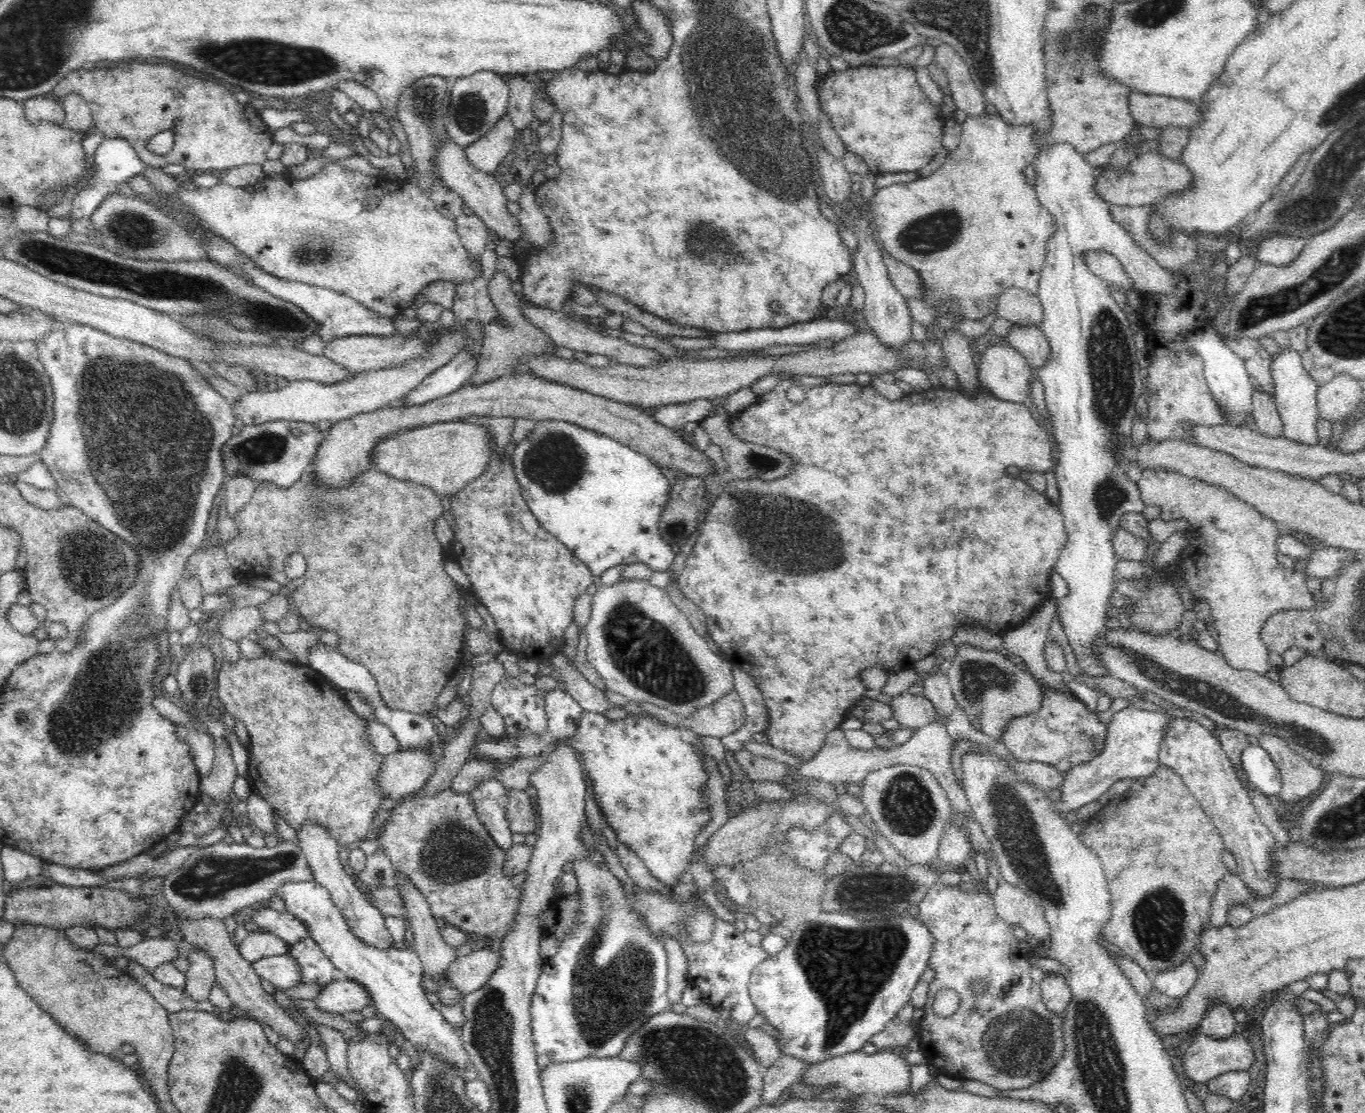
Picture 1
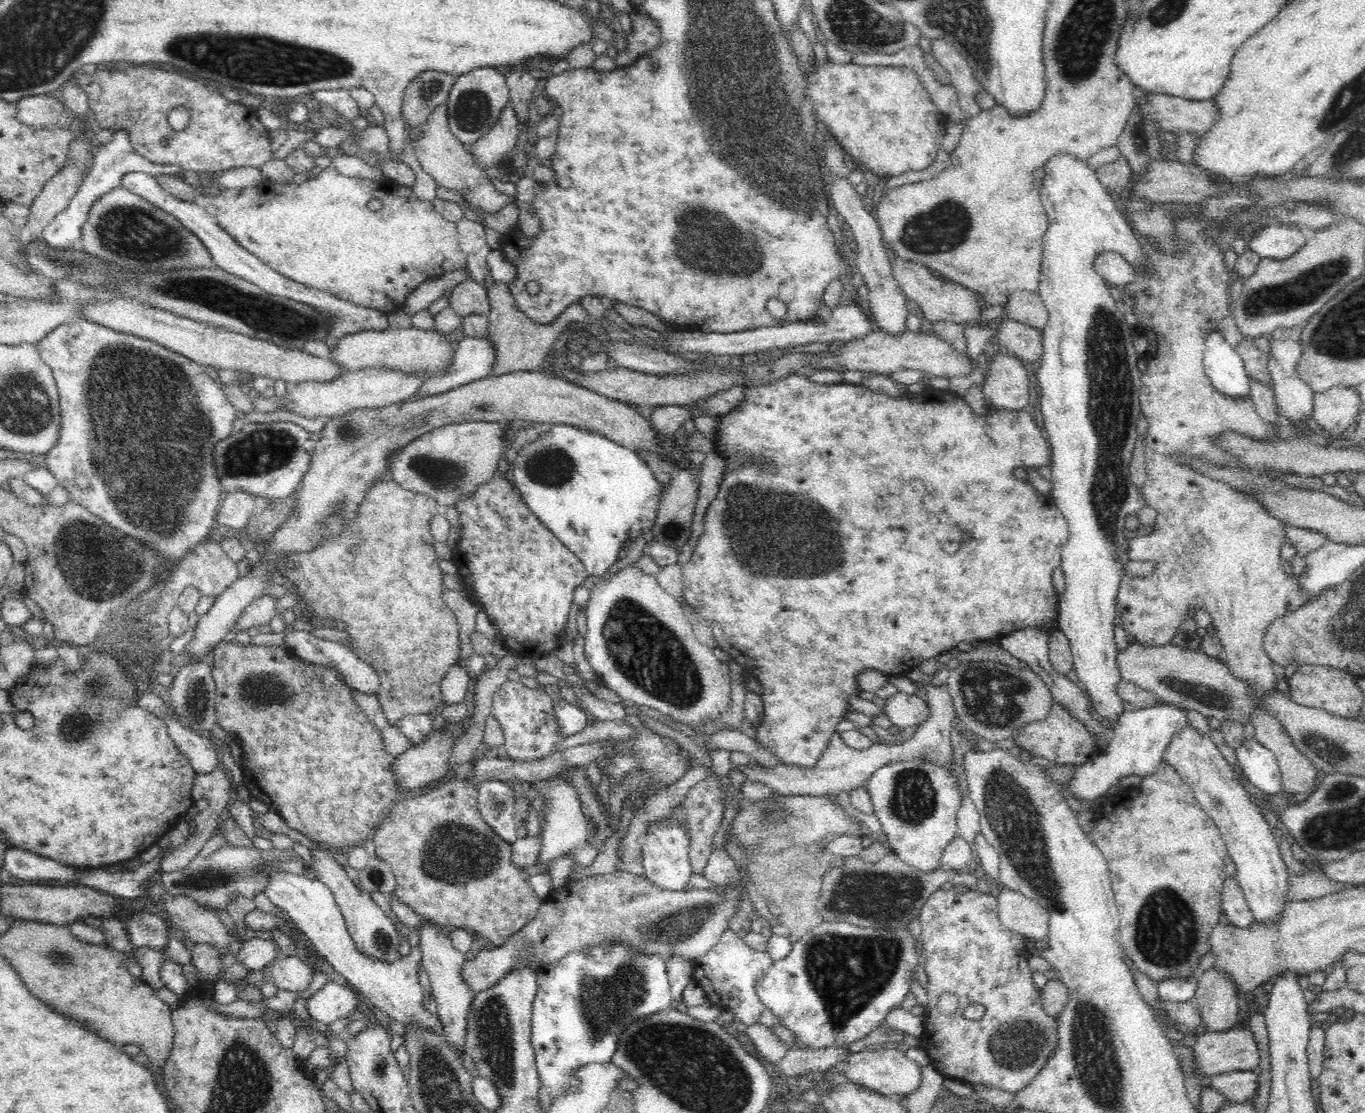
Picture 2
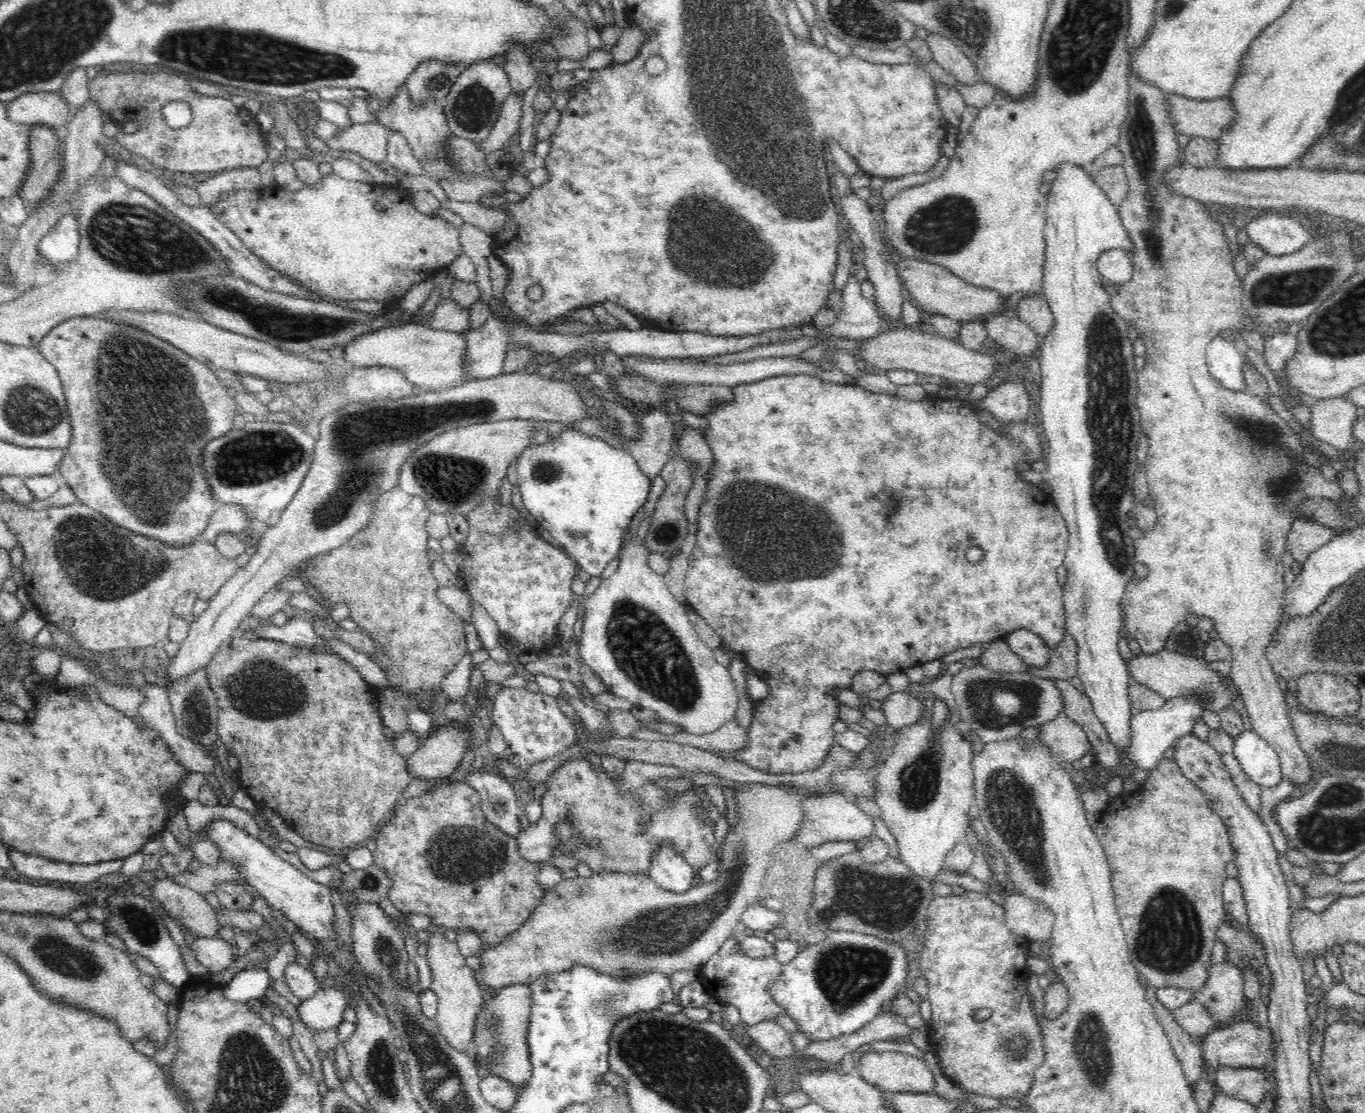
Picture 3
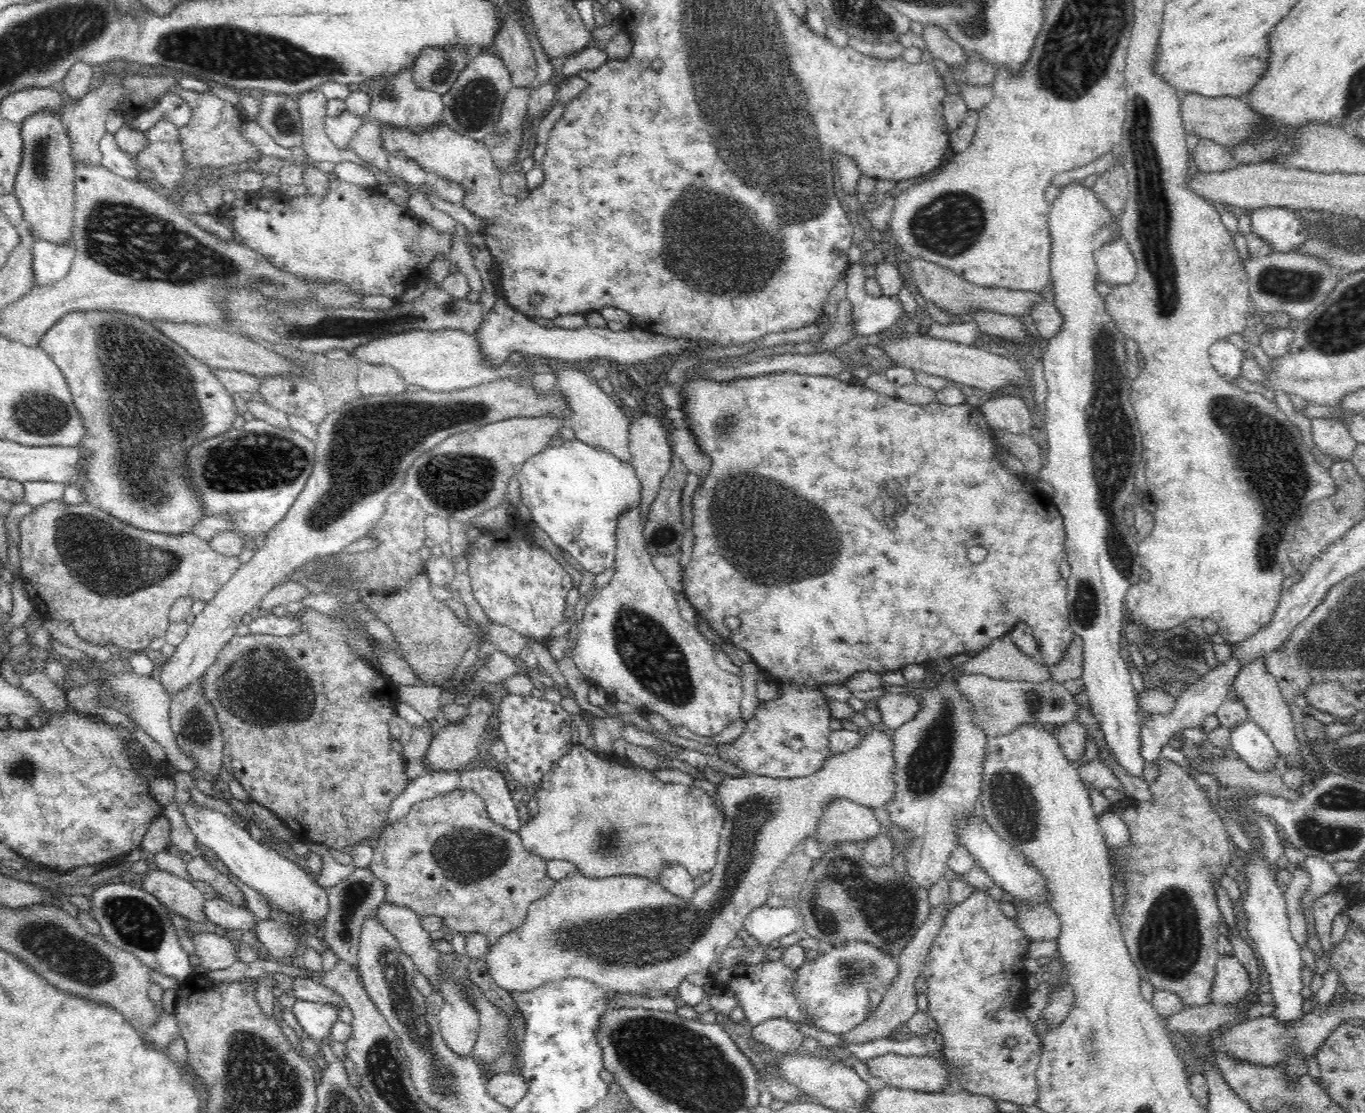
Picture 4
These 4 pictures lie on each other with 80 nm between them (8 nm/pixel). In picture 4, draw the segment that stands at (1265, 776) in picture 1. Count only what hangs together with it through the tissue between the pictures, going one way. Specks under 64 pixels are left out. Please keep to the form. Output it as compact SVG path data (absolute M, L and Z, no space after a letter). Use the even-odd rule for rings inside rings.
M1254 719L1229 730L1231 748L1257 774L1272 772L1279 756L1274 743Z

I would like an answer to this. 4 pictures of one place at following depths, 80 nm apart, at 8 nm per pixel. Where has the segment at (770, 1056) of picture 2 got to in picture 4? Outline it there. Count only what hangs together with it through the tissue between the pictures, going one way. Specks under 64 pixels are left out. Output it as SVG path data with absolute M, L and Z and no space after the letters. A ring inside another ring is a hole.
M787 1018L765 1020L752 1028L751 1035L779 1055L803 1050L806 1038L794 1021Z

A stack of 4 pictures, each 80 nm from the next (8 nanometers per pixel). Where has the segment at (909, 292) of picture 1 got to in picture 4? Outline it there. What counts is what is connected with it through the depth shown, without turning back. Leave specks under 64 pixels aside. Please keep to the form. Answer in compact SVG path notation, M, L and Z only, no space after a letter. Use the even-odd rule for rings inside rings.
M914 257L909 262L911 278L916 285L920 295L926 302L931 302L945 313L954 314L957 320L962 314L978 312L978 310L990 310L1000 314L1008 314L1019 318L1021 315L1030 315L1032 310L1040 304L1055 302L1055 295L1050 294L1050 298L1042 292L1014 291L1006 287L983 287L974 283L969 283L961 276L954 274L950 269L942 265L928 262L927 260Z

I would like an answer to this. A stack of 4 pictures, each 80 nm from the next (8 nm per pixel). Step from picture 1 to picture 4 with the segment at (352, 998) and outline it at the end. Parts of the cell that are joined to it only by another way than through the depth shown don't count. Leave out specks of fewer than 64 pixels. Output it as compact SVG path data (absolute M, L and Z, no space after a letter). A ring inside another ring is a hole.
M297 999L292 1009L298 1024L302 1026L302 1030L319 1044L321 1040L330 1036L332 1025L337 1021L339 1010L340 1008L337 1008L335 1004L300 999Z

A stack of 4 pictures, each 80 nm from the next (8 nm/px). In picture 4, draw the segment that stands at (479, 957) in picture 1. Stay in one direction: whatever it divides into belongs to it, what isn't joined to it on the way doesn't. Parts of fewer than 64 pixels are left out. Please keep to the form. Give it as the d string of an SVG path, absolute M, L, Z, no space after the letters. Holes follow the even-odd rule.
M874 729L871 732L865 733L861 736L860 744L857 744L853 749L848 749L846 752L838 754L832 753L821 764L820 771L814 772L806 777L798 778L772 778L768 776L759 776L750 773L750 776L742 776L742 778L731 778L730 776L722 777L720 784L715 784L718 799L722 803L724 809L724 822L721 830L720 845L718 848L718 857L714 868L711 870L712 878L704 883L701 887L696 889L694 896L690 900L684 900L679 896L674 896L668 892L660 882L644 878L643 876L622 875L622 876L608 876L608 878L588 878L581 873L575 874L573 877L565 877L560 879L550 892L538 900L530 903L527 918L520 928L516 928L503 934L496 944L490 946L487 954L484 957L485 962L489 968L489 973L498 986L506 989L507 991L530 992L542 984L546 984L548 980L564 980L564 978L583 978L584 980L591 980L595 982L605 992L620 992L632 994L642 994L649 996L662 996L660 992L672 992L673 994L679 989L680 984L684 982L684 978L688 974L694 972L706 972L712 962L714 962L720 955L730 947L730 942L738 936L738 931L743 930L744 920L747 915L762 906L767 901L770 895L769 880L782 862L786 861L794 852L801 849L801 845L809 837L816 835L823 818L823 813L829 803L837 799L847 799L854 803L871 807L872 809L882 808L886 809L895 798L896 795L896 782L895 770L896 759L894 759L894 741L893 737L889 737L884 733Z

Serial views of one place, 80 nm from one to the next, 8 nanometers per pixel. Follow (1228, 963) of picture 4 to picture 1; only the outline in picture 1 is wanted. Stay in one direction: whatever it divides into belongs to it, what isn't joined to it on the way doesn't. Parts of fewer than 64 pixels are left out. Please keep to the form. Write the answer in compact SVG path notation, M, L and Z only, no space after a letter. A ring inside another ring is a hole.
M1214 1001L1207 1008L1196 1033L1221 1039L1234 1034L1236 1025L1232 1007L1226 1001Z

